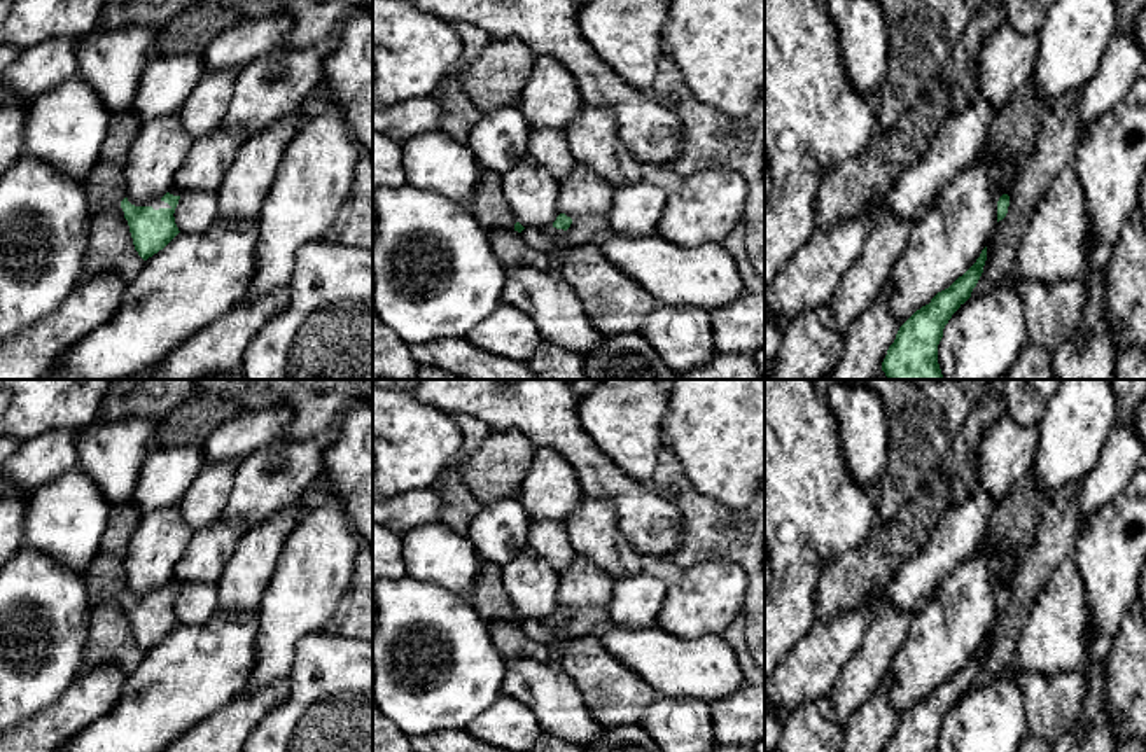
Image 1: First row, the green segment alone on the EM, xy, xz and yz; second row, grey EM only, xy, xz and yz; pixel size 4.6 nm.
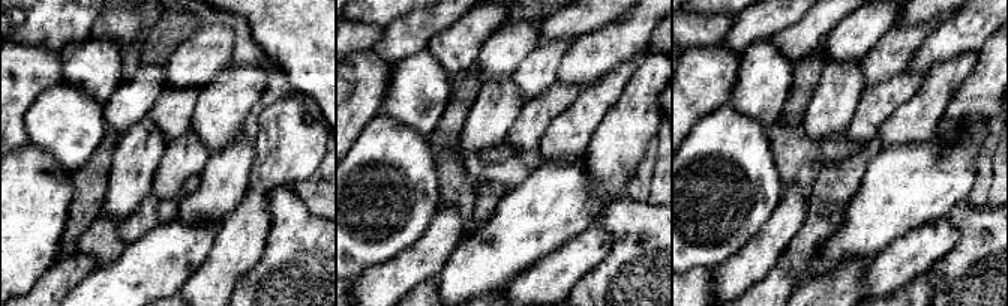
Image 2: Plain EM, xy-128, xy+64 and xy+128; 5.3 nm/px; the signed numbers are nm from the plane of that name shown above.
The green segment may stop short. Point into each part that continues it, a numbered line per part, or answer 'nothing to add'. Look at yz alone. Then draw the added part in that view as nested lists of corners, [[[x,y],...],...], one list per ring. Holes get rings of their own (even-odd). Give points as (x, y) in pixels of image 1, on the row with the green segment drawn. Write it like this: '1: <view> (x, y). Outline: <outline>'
nothing to add

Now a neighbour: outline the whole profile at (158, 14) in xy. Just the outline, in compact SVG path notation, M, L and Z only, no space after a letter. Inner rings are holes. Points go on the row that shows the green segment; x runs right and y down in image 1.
M107 0L98 26L112 31L124 26L145 26L163 31L194 0Z

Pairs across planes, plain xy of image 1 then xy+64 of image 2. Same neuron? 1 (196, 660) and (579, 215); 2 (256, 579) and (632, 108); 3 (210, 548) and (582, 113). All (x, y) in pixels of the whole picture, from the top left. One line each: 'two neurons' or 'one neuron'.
1: one neuron
2: two neurons
3: two neurons

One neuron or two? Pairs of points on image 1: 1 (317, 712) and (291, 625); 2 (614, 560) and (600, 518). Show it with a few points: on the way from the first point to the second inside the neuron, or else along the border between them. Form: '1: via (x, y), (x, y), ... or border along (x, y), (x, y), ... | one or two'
1: border along (329, 626), (312, 630), (298, 640), (287, 677) | two
2: via (609, 550), (600, 541), (600, 529) | one

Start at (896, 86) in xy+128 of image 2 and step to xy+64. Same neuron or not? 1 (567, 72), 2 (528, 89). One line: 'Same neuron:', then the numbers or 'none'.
Same neuron: none

